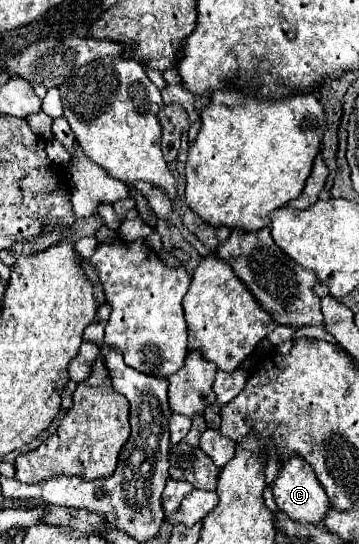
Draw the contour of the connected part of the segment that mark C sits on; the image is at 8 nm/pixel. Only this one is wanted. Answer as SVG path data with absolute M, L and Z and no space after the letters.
M293 455L281 465L279 477L273 481L271 489L273 489L275 503L279 505L279 509L295 523L319 523L325 519L325 513L329 509L329 497L325 495L311 465L305 463L301 457Z

